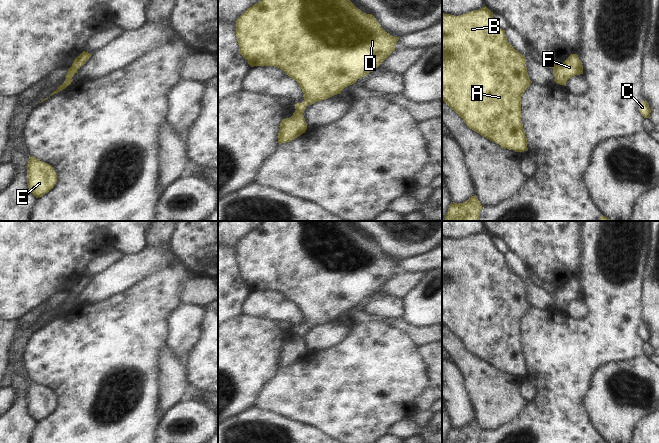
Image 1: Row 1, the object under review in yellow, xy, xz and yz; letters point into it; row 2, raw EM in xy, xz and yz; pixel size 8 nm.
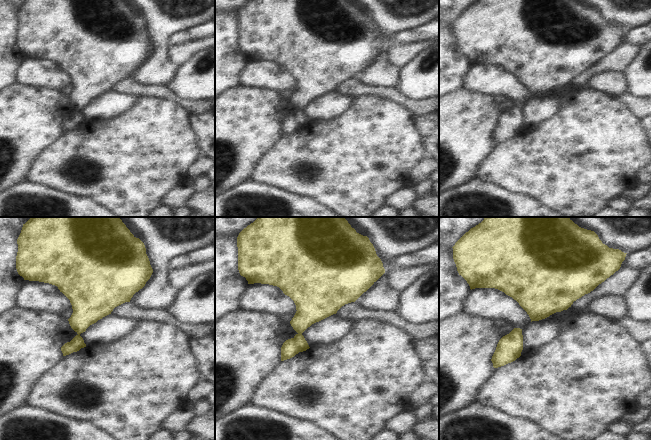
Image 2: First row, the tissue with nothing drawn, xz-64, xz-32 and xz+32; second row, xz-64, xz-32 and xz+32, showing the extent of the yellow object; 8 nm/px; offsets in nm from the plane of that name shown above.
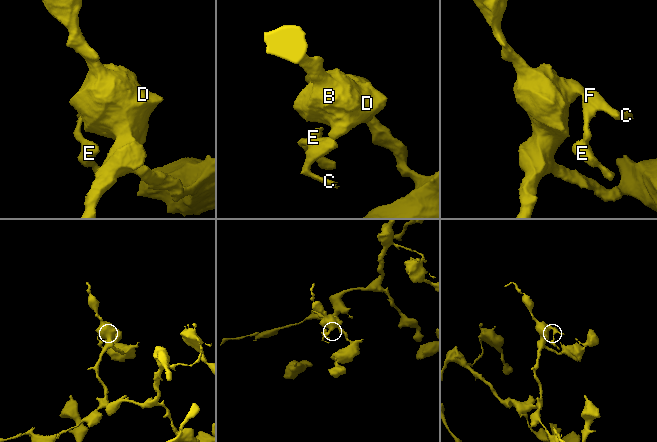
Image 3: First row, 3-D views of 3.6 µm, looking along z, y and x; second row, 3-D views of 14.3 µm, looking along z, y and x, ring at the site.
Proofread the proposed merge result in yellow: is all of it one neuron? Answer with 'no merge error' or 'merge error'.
merge error

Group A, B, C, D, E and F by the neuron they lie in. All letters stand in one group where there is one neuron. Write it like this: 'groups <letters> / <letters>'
groups A B D / C E F

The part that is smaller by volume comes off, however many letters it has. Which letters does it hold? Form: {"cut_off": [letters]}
{"cut_off": ["C", "E", "F"]}

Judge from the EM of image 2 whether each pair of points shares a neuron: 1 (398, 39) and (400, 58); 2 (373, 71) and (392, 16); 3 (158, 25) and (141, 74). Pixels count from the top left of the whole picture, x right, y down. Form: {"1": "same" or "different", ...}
{"1": "different", "2": "same", "3": "same"}

